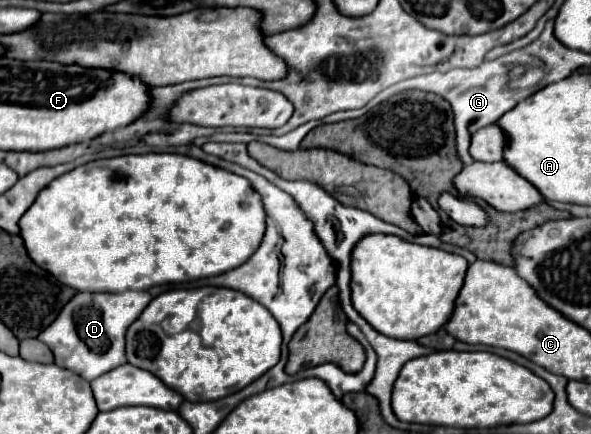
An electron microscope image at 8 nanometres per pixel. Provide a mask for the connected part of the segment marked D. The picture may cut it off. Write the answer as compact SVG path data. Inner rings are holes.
M147 291L123 293L75 293L61 309L61 315L41 331L39 339L53 351L55 365L81 375L87 381L123 365L125 359L125 331L141 315L153 297Z

